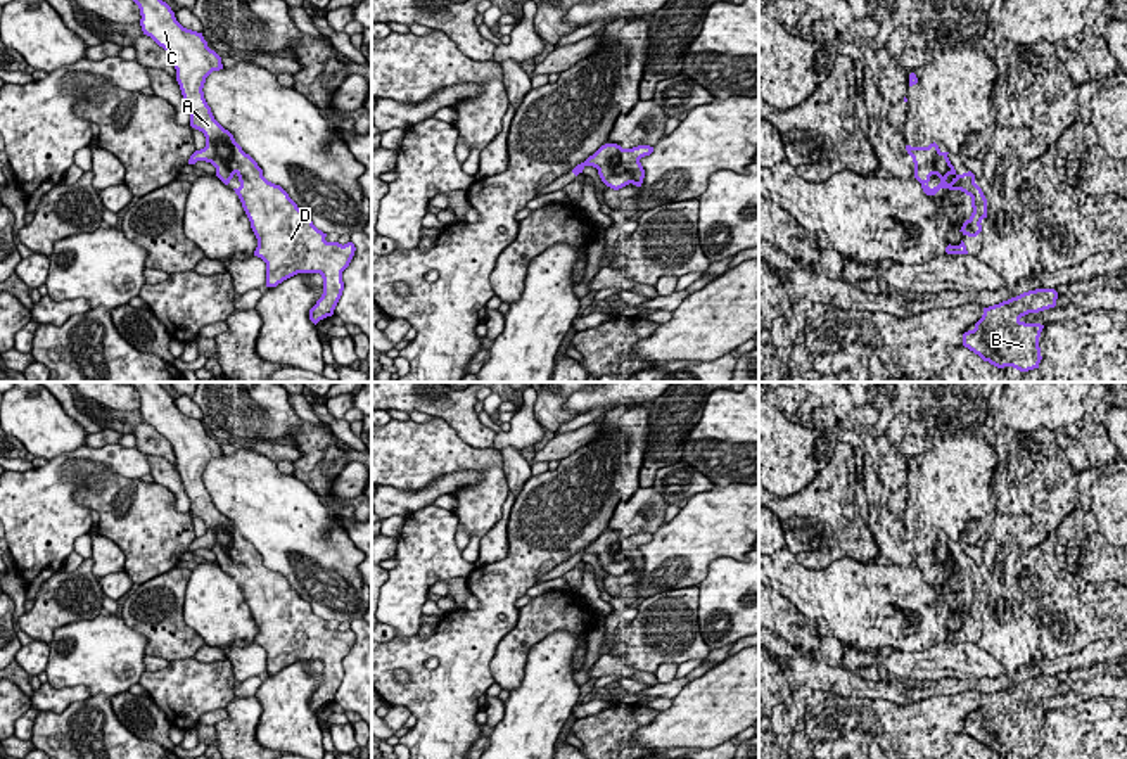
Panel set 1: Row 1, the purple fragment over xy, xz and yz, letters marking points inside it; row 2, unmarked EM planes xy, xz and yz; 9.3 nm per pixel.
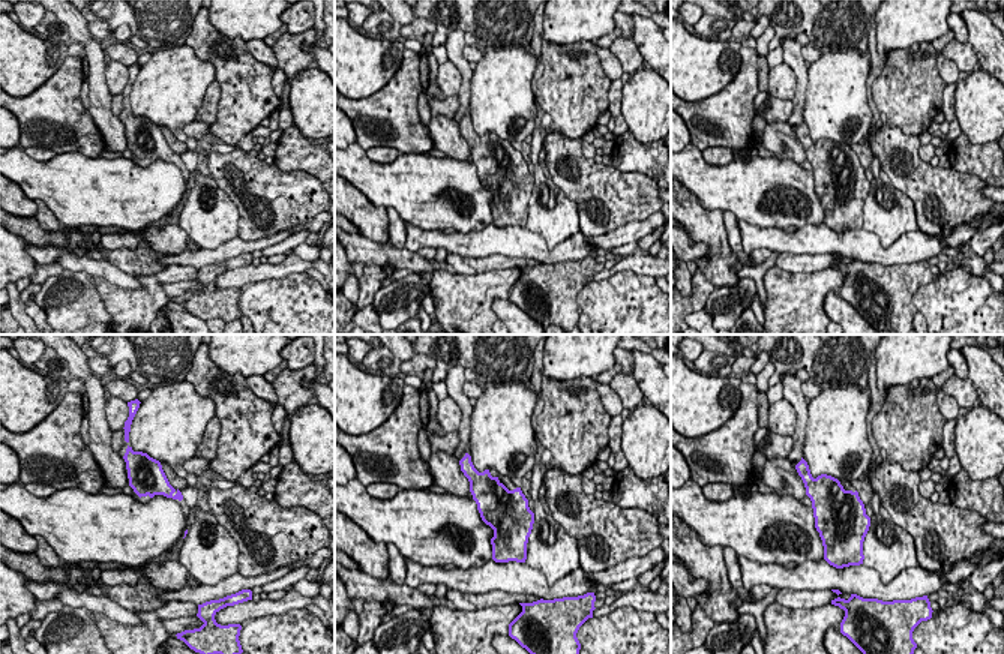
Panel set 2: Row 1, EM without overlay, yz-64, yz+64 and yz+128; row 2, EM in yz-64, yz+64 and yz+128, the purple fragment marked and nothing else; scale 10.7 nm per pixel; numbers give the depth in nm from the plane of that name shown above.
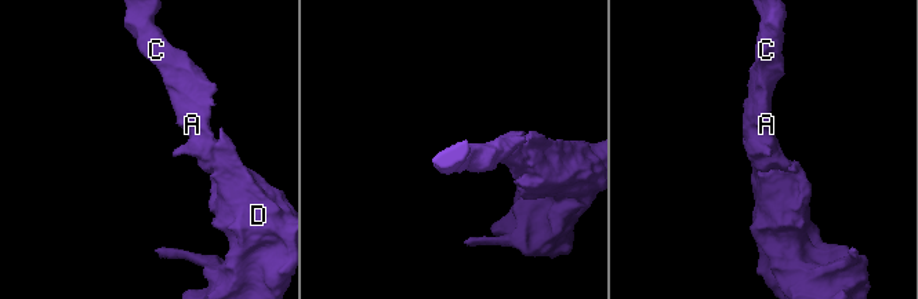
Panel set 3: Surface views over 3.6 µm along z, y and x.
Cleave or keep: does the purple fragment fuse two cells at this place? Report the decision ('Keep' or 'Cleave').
Keep

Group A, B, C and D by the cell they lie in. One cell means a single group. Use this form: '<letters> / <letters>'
A B C D

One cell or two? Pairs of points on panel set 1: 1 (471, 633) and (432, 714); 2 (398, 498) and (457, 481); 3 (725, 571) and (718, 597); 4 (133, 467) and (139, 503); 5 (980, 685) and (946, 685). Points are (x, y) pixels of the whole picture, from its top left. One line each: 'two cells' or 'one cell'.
1: one cell
2: one cell
3: one cell
4: two cells
5: one cell

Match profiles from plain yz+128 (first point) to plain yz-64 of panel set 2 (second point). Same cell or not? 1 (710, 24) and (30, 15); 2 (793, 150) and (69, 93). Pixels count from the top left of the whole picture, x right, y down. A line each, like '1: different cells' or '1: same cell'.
1: different cells
2: different cells

